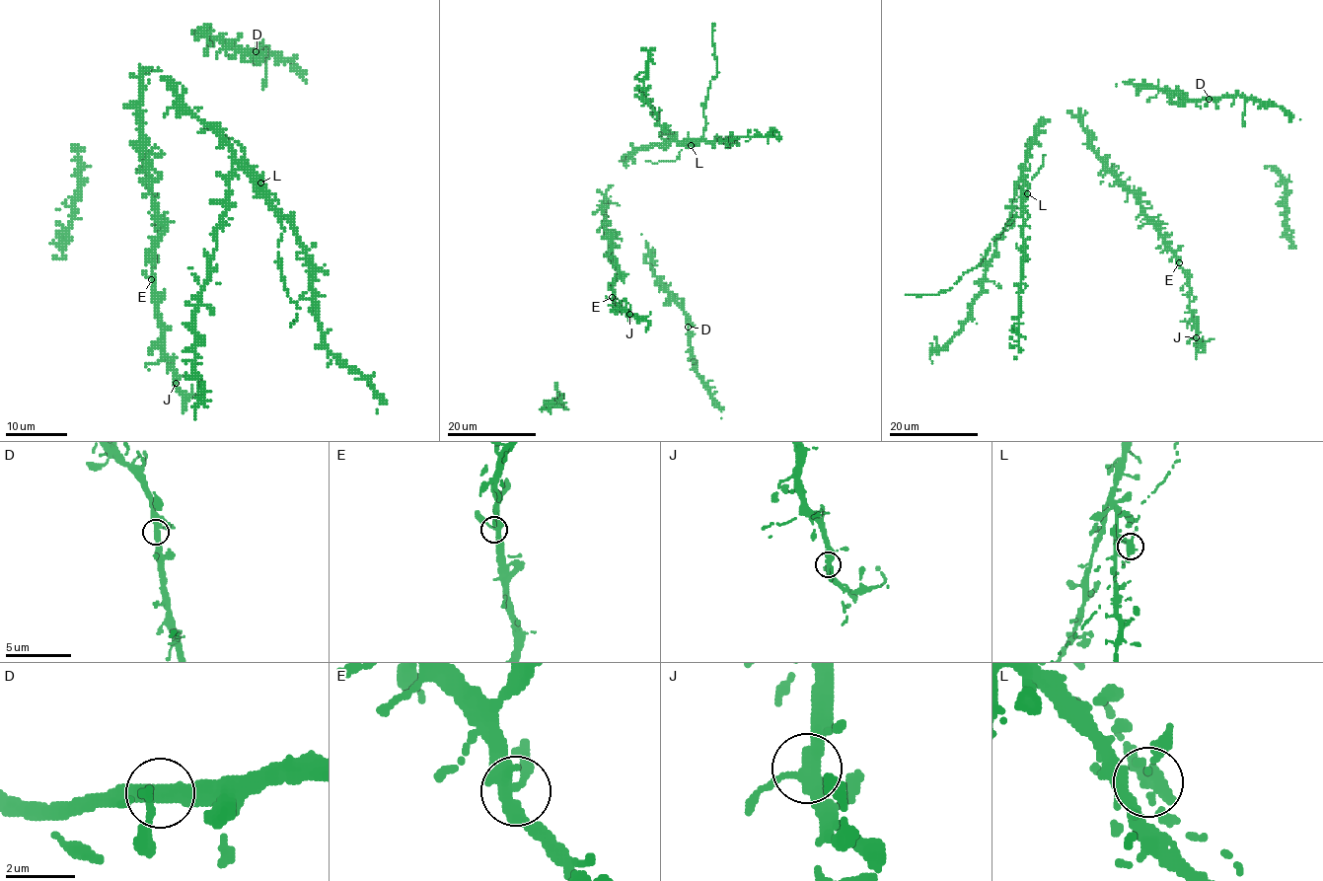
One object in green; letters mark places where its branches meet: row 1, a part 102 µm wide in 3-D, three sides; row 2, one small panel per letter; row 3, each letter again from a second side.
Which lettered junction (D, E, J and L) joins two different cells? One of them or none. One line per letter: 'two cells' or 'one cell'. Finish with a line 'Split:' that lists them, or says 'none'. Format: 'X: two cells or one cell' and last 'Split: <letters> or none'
D: one cell
E: one cell
J: one cell
L: one cell
Split: none

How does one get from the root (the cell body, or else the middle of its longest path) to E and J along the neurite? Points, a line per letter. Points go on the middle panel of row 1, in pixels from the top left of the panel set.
E: (603, 208), (611, 255), (618, 265), (612, 297)
J: (603, 208), (611, 255), (618, 265), (618, 278), (612, 286), (613, 302), (629, 314)

